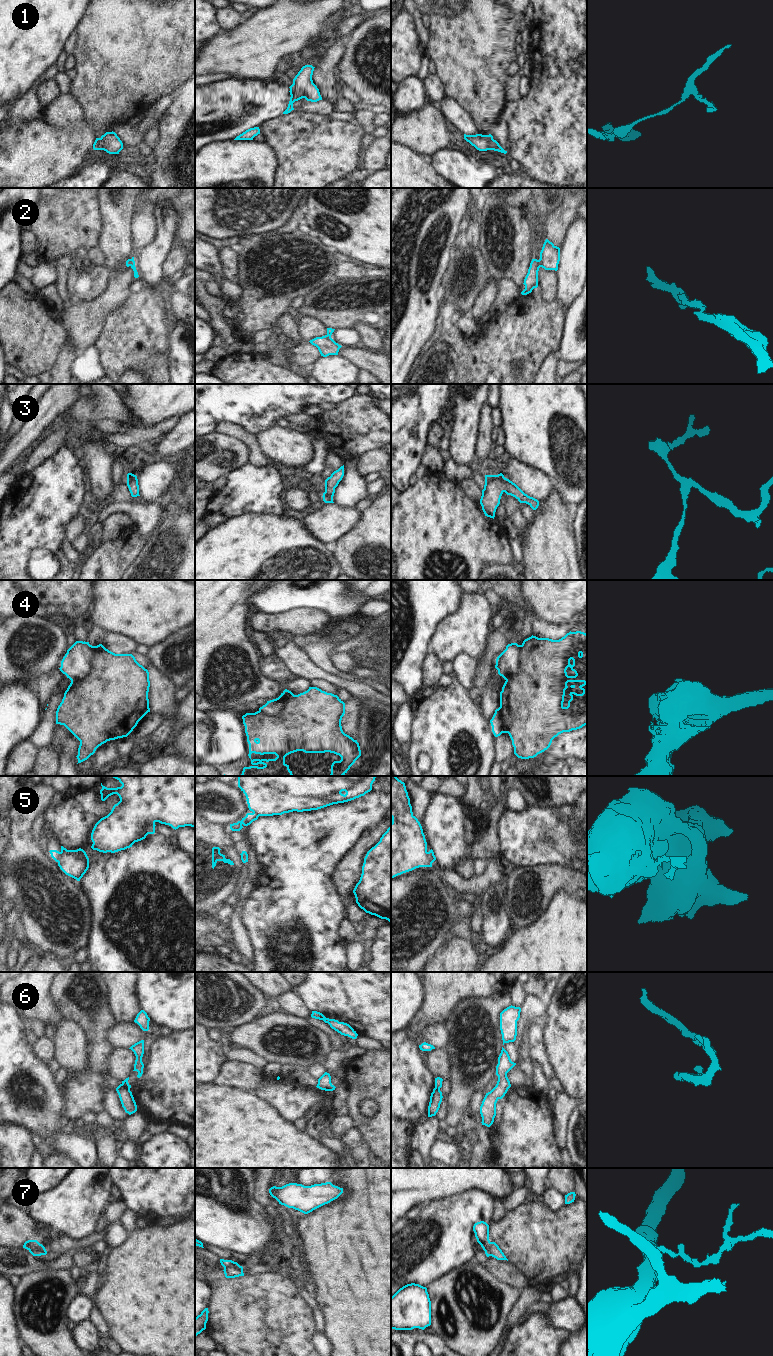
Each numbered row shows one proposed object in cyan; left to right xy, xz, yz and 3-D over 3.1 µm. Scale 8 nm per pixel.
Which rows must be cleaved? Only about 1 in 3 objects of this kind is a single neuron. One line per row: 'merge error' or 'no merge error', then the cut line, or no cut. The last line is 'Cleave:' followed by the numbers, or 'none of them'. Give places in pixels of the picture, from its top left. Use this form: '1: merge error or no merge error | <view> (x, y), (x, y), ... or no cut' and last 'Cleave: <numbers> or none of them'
1: merge error | xz (292, 84), (304, 97)
2: merge error | yz (538, 260), (540, 266)
3: no merge error | no cut
4: merge error | xy (96, 646), (91, 673), (84, 679), (71, 682)
5: merge error | yz (427, 852), (427, 858), (431, 863)
6: merge error | yz (435, 1087), (439, 1089)
7: merge error | xy (37, 1241), (35, 1249), (39, 1255)
Cleave: 1, 2, 4, 5, 6, 7

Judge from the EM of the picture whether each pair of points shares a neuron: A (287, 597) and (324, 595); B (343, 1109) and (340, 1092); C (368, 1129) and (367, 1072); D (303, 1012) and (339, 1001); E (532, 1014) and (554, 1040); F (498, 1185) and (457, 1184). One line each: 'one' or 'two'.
A: one
B: one
C: one
D: two
E: two
F: one

